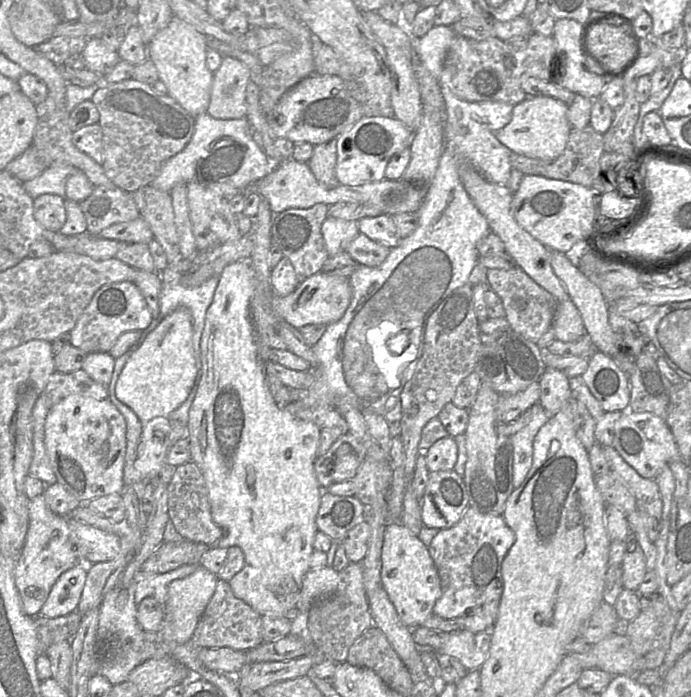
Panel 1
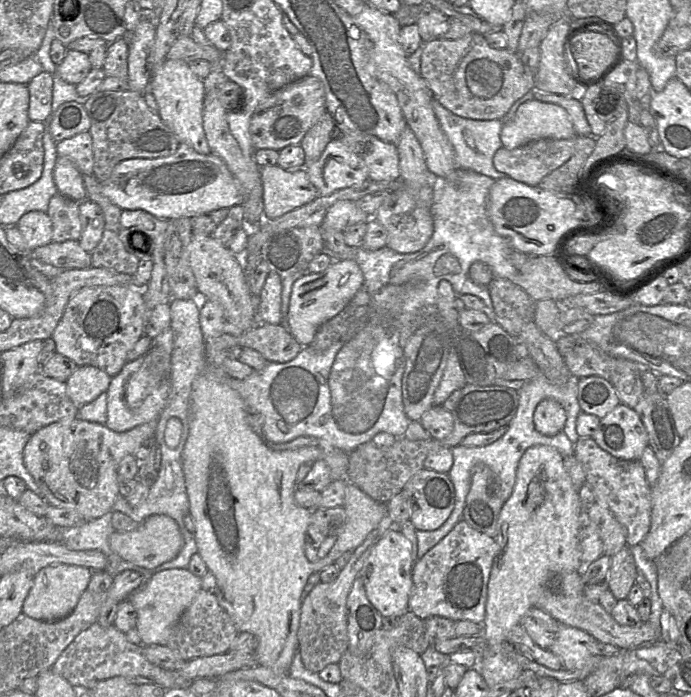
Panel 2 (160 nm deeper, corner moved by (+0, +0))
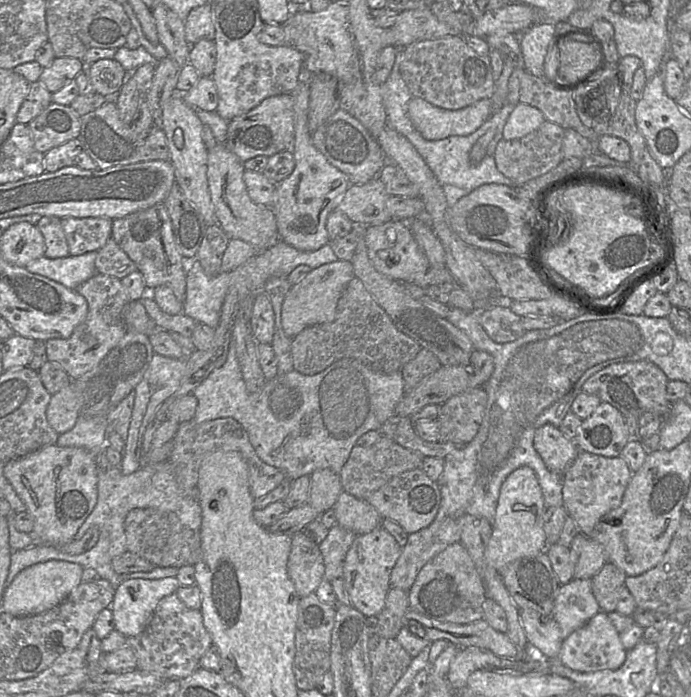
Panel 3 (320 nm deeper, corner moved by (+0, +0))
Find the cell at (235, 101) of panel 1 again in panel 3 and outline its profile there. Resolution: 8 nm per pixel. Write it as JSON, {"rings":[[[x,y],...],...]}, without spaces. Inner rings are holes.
{"rings":[[[217,142],[207,150],[207,154],[210,196],[217,222],[223,231],[231,240],[241,239],[257,250],[264,250],[275,245],[275,241],[278,239],[275,214],[271,207],[255,203],[250,199],[243,181],[244,162],[230,151],[223,142]]]}

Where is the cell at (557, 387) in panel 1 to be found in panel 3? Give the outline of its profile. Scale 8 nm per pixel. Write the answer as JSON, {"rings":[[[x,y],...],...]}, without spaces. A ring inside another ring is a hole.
{"rings":[[[544,424],[535,431],[534,446],[545,466],[562,476],[579,453],[576,443],[552,424]]]}

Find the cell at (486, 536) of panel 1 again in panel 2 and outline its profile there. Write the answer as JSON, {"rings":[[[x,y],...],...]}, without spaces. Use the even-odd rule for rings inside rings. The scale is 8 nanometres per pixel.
{"rings":[[[462,519],[423,557],[416,560],[412,571],[413,586],[408,601],[408,611],[422,620],[443,617],[454,622],[469,620],[482,624],[485,618],[489,575],[497,552],[498,544],[493,537],[471,528]]]}

